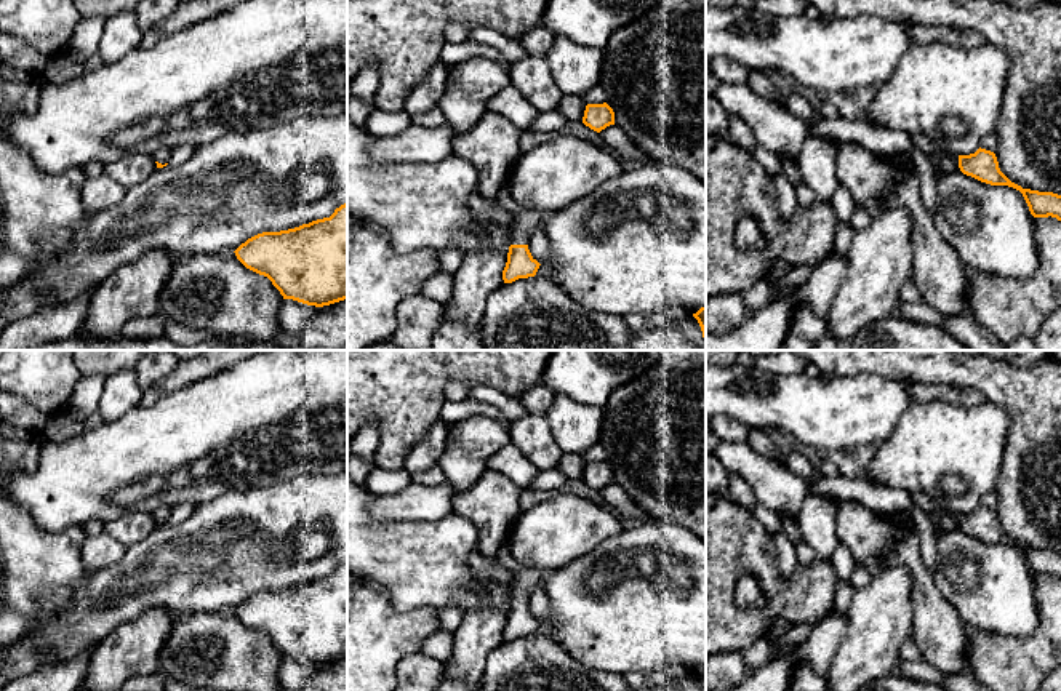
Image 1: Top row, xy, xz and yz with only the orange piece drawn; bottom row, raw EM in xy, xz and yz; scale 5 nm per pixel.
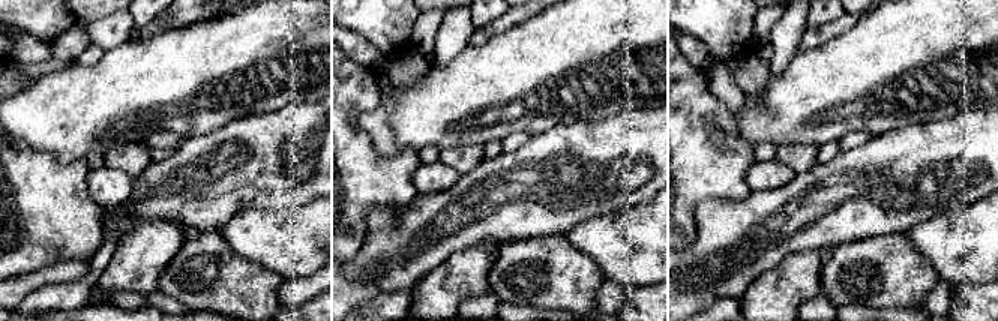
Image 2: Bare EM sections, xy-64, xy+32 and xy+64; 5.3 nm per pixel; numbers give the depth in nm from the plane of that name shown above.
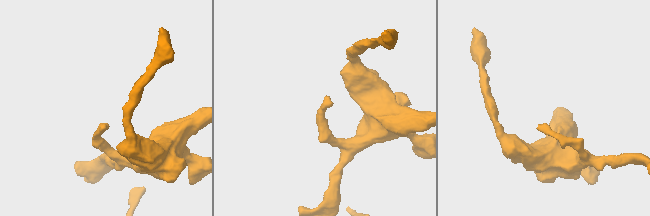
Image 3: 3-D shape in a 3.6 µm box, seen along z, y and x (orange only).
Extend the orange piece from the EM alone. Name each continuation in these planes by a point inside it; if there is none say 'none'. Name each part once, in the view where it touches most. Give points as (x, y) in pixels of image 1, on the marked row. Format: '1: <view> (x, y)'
1: xz (525, 221)

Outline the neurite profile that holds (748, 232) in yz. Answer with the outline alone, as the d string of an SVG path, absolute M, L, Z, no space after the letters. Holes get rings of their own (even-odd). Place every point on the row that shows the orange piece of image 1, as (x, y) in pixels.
M741 216L735 227L735 240L741 250L760 250L765 246L765 235L752 216Z

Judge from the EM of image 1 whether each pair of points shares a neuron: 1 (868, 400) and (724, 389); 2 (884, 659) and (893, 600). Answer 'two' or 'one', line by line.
1: one
2: one

